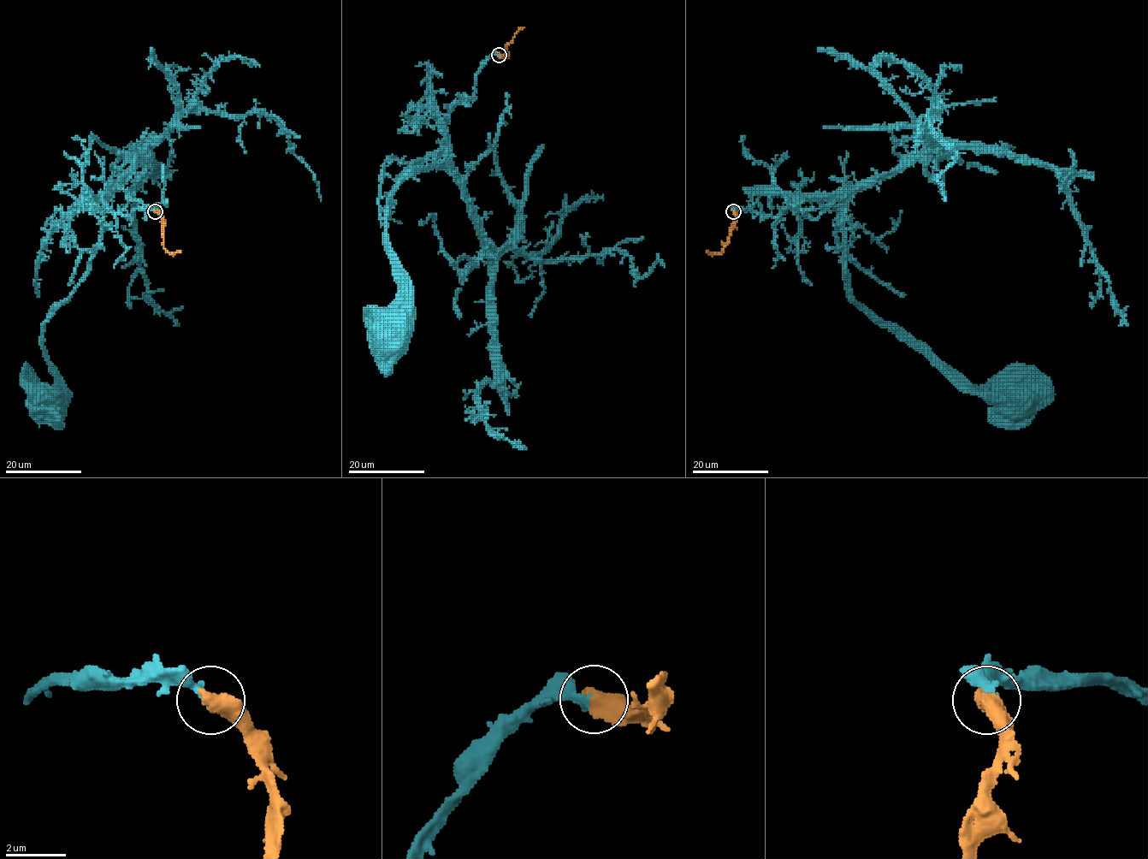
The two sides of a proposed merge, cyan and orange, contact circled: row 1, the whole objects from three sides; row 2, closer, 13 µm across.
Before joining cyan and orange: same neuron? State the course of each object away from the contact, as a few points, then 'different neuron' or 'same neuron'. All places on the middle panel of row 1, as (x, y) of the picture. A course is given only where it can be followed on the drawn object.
course cyan (499, 55), (445, 120), (450, 163), (416, 168), (393, 196), (387, 254), (399, 287), (394, 335); course orange (499, 55), (504, 56), (506, 54), (506, 46), (524, 27); same neuron

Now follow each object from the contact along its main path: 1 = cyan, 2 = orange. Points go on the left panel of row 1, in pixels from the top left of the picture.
1: (156, 210), (115, 214), (102, 198), (103, 230), (88, 273), (44, 323), (44, 353), (55, 378), (51, 409)
2: (156, 210), (163, 223), (163, 247), (169, 254), (181, 251)

